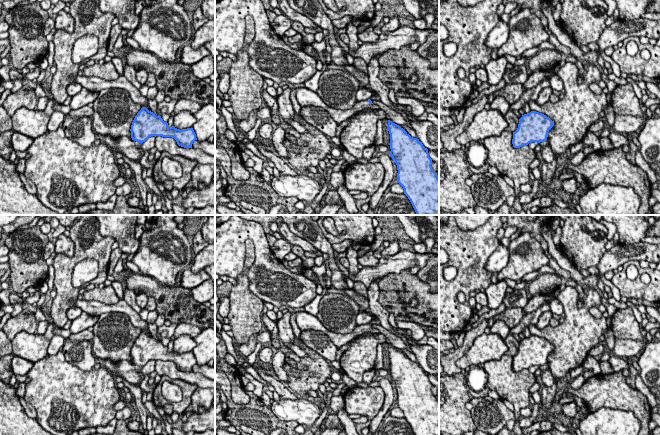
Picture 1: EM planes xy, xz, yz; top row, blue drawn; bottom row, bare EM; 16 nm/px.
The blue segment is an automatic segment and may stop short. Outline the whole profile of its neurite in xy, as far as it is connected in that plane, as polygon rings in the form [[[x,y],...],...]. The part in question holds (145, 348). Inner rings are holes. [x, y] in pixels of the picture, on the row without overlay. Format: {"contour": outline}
{"contour": [[[146,331],[135,340],[131,349],[131,362],[134,365],[143,367],[151,360],[172,361],[177,368],[184,372],[192,372],[192,368],[196,362],[193,352],[177,353],[174,350],[169,351],[160,339],[156,340]]]}

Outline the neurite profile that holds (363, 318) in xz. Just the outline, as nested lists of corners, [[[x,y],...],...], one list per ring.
[[[367,312],[359,313],[356,317],[356,324],[358,326],[368,324],[372,321],[373,316],[369,315]]]

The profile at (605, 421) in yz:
[[[602,407],[580,420],[582,435],[639,435],[640,421],[632,411]]]

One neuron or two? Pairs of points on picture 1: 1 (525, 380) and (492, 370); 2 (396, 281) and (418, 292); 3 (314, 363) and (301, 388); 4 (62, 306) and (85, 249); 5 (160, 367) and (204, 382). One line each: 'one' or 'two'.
1: one
2: one
3: one
4: one
5: one

